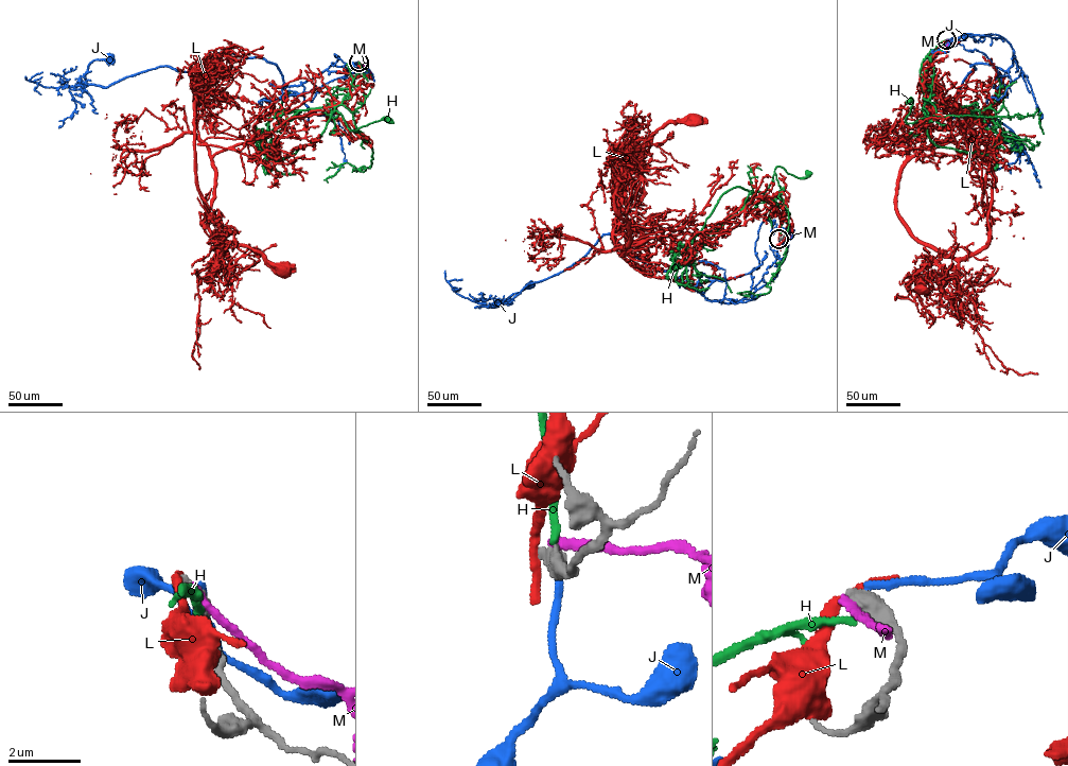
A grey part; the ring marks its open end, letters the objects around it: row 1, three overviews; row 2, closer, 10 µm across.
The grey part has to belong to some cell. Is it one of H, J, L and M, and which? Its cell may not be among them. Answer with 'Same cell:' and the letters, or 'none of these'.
Same cell: none of these

